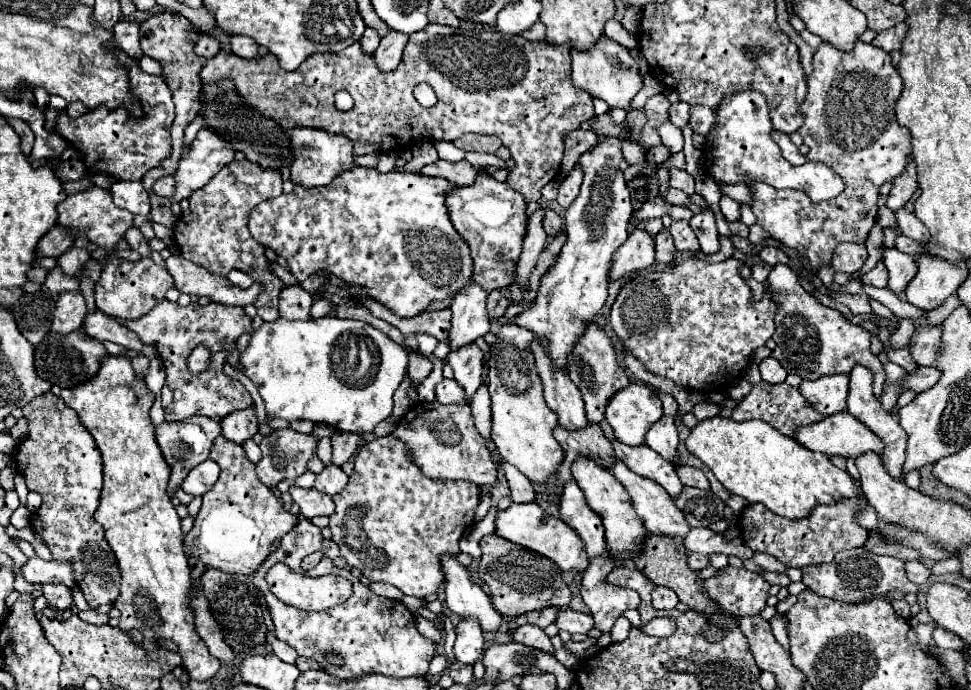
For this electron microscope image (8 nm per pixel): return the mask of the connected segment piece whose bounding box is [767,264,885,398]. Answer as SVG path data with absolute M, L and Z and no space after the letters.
M787 264L773 266L767 278L767 290L777 304L777 328L773 336L777 348L773 350L773 356L783 364L787 372L807 380L823 374L849 374L855 364L861 364L873 372L873 392L877 398L881 396L885 370L879 358L871 352L871 334L865 328L851 324L839 310L823 306L811 292L801 286L797 272Z

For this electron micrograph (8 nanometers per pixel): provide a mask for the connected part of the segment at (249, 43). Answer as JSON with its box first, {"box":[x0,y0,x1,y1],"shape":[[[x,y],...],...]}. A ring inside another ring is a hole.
{"box":[231,36,259,58],"shape":[[[231,36],[231,50],[241,58],[255,58],[259,44],[249,36]]]}

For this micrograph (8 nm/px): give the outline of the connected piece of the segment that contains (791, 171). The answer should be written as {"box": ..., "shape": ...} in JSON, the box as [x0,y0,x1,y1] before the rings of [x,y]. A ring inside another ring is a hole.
{"box":[705,92,843,204],"shape":[[[739,92],[727,98],[719,106],[719,124],[707,134],[705,146],[705,174],[715,182],[723,184],[739,184],[745,180],[761,180],[777,190],[795,188],[805,192],[815,204],[823,200],[831,200],[843,192],[843,180],[831,168],[819,162],[807,162],[803,166],[789,164],[781,148],[771,138],[771,118],[767,100],[759,92]]]}

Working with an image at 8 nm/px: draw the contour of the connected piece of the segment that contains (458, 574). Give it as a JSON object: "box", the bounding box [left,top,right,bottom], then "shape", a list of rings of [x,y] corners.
{"box":[443,556,503,634],"shape":[[[445,556],[443,570],[447,608],[459,618],[477,618],[485,634],[495,634],[503,624],[503,616],[493,608],[491,598],[471,580],[465,566],[457,558]]]}

